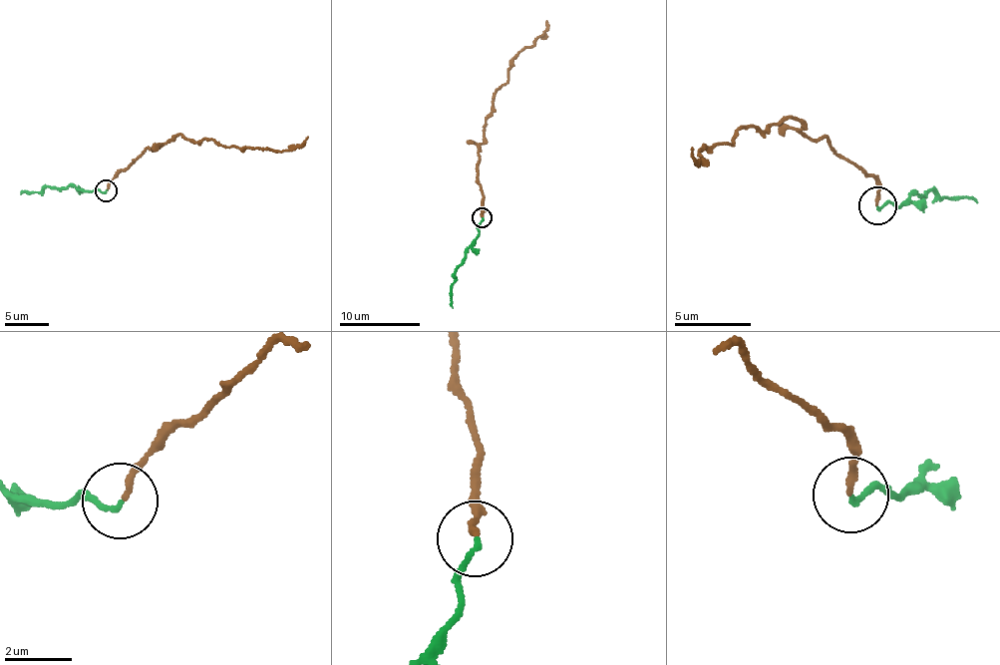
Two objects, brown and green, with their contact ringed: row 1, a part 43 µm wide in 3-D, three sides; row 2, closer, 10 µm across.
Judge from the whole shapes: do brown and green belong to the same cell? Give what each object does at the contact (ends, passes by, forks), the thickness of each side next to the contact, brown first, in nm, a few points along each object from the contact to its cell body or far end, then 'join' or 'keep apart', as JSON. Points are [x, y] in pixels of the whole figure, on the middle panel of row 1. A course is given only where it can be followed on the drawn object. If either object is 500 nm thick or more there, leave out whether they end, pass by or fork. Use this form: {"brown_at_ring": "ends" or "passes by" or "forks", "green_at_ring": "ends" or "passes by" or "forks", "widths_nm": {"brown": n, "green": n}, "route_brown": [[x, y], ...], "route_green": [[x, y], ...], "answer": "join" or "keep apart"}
{"brown_at_ring": "ends", "green_at_ring": "ends", "widths_nm": {"brown": 180, "green": 140}, "route_brown": [[482, 216], [476, 176], [486, 117], [493, 94], [507, 79], [508, 65], [543, 36], [547, 20]], "route_green": [[482, 218], [475, 245], [455, 273], [451, 287], [452, 308]], "answer": "join"}

